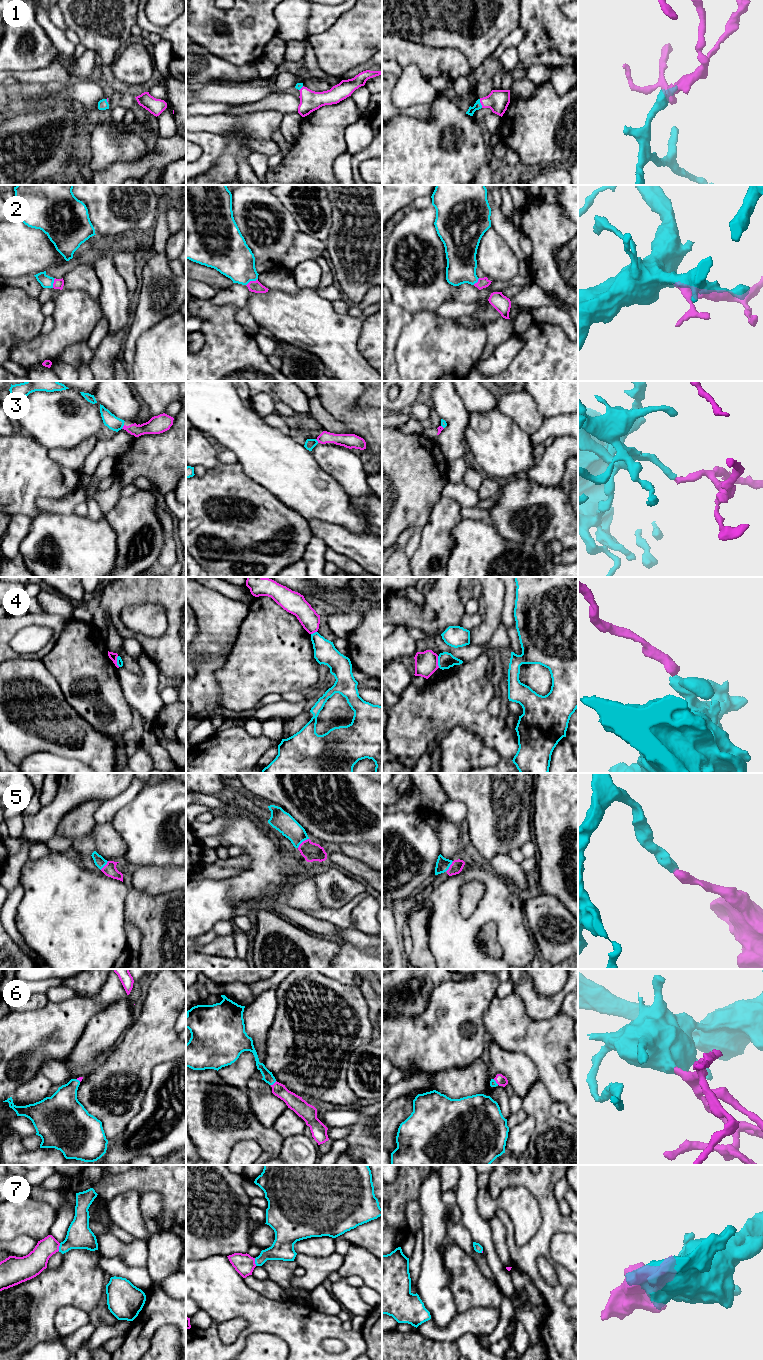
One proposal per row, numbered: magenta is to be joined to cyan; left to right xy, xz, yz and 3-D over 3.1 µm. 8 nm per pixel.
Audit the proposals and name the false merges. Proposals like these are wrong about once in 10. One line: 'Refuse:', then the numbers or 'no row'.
Refuse: 4

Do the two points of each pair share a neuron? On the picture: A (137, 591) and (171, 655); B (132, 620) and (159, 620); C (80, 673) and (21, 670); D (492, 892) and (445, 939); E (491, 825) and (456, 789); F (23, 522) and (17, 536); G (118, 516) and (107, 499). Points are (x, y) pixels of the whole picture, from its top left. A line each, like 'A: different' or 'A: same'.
A: same
B: same
C: different
D: same
E: same
F: same
G: different

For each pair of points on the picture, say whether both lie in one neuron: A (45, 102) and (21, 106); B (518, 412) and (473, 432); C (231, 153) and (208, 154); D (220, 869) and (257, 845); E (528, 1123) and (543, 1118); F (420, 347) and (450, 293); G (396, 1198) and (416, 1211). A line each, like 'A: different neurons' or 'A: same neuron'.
A: same neuron
B: different neurons
C: different neurons
D: different neurons
E: different neurons
F: different neurons
G: different neurons

